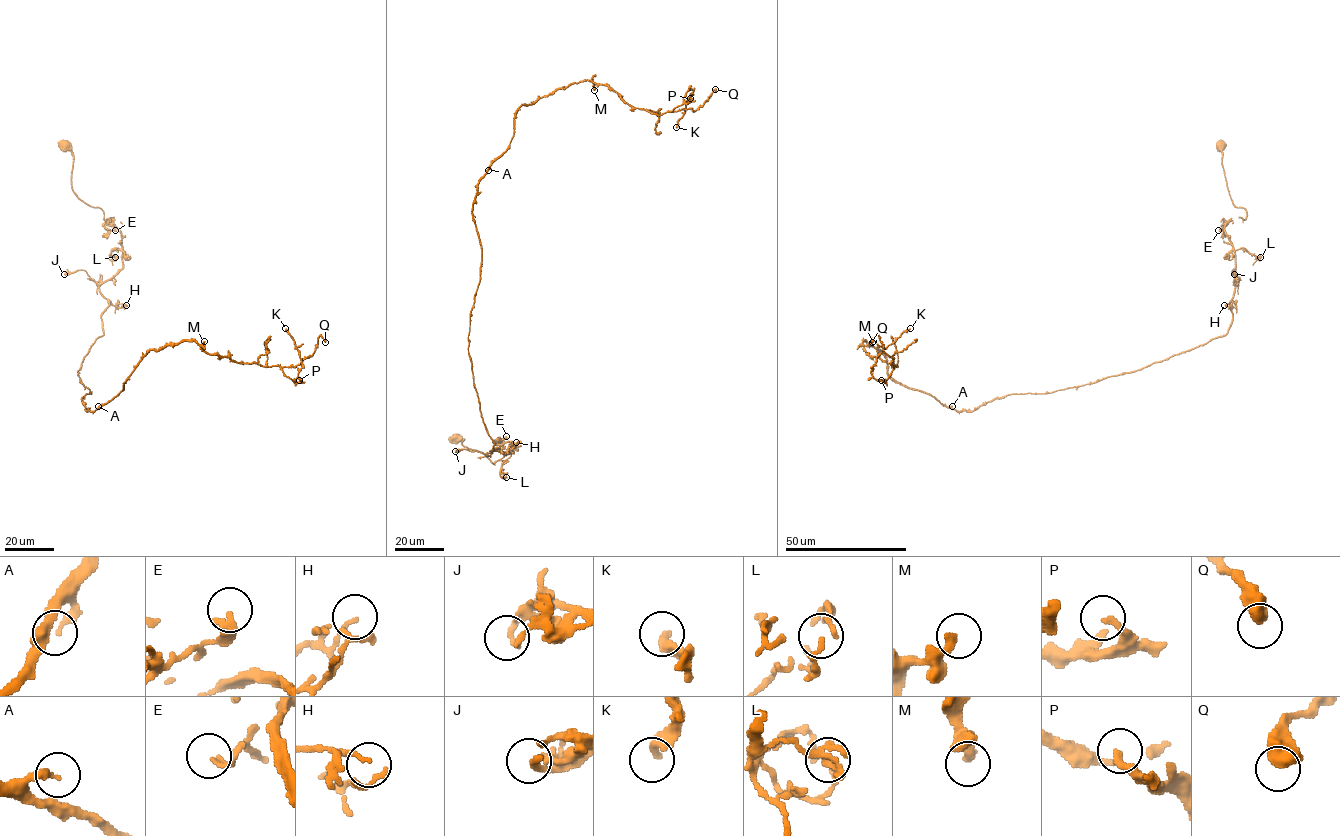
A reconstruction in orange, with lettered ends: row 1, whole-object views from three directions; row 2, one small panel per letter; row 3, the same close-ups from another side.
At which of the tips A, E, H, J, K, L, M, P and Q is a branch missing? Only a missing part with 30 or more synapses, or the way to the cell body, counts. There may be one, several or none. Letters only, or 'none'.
K

